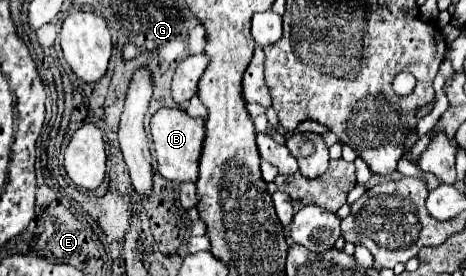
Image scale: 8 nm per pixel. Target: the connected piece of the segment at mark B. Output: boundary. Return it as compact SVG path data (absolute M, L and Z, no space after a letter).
M158 109L150 121L154 151L158 159L158 171L168 181L192 181L198 179L198 161L202 153L202 143L206 135L204 119L190 117L182 109Z

